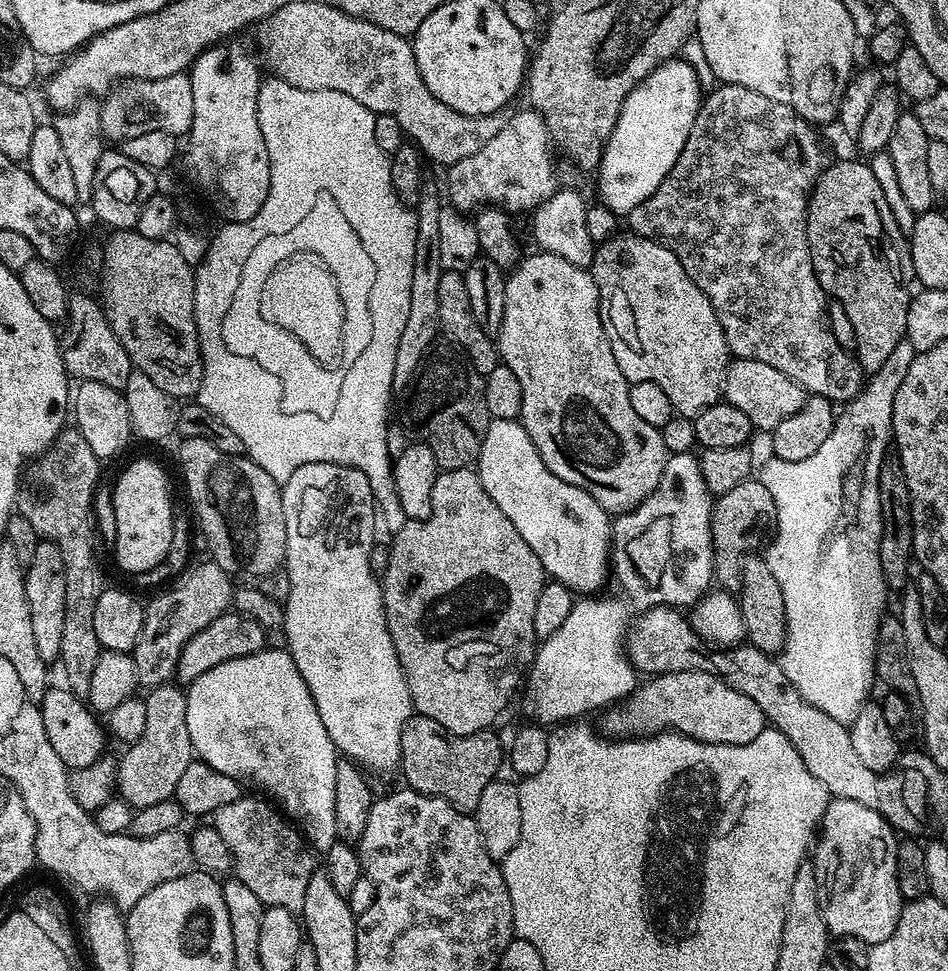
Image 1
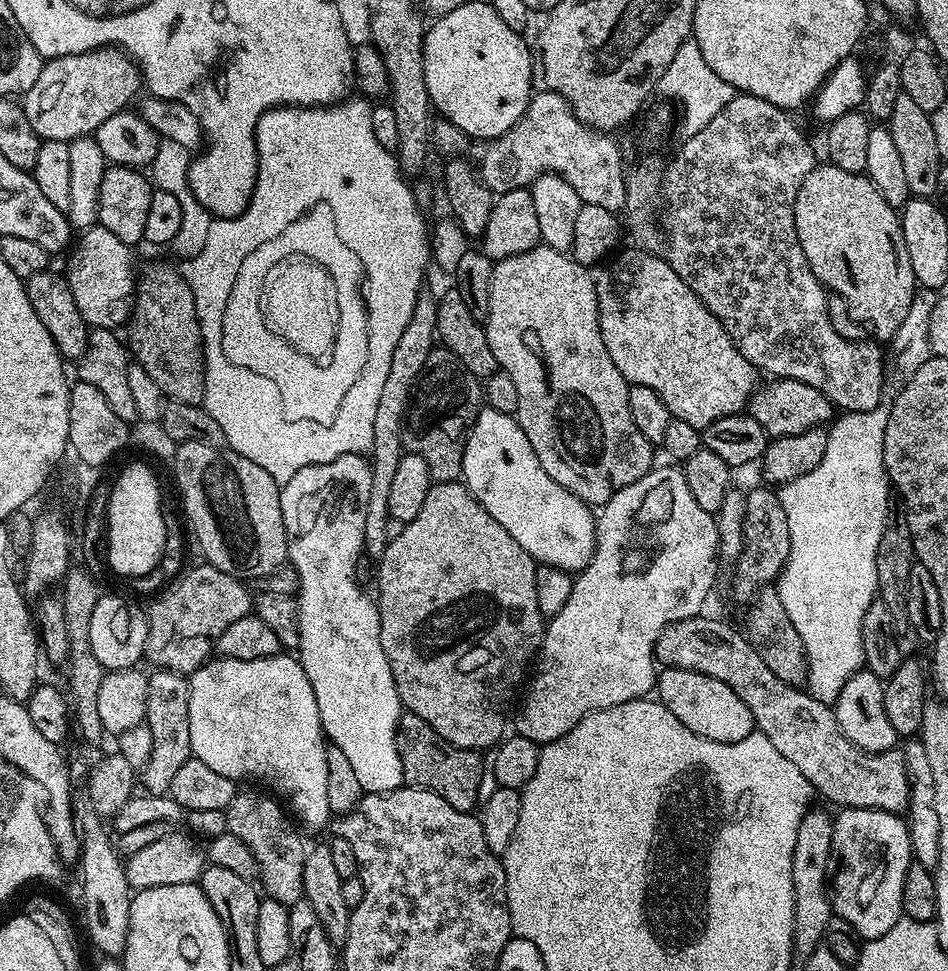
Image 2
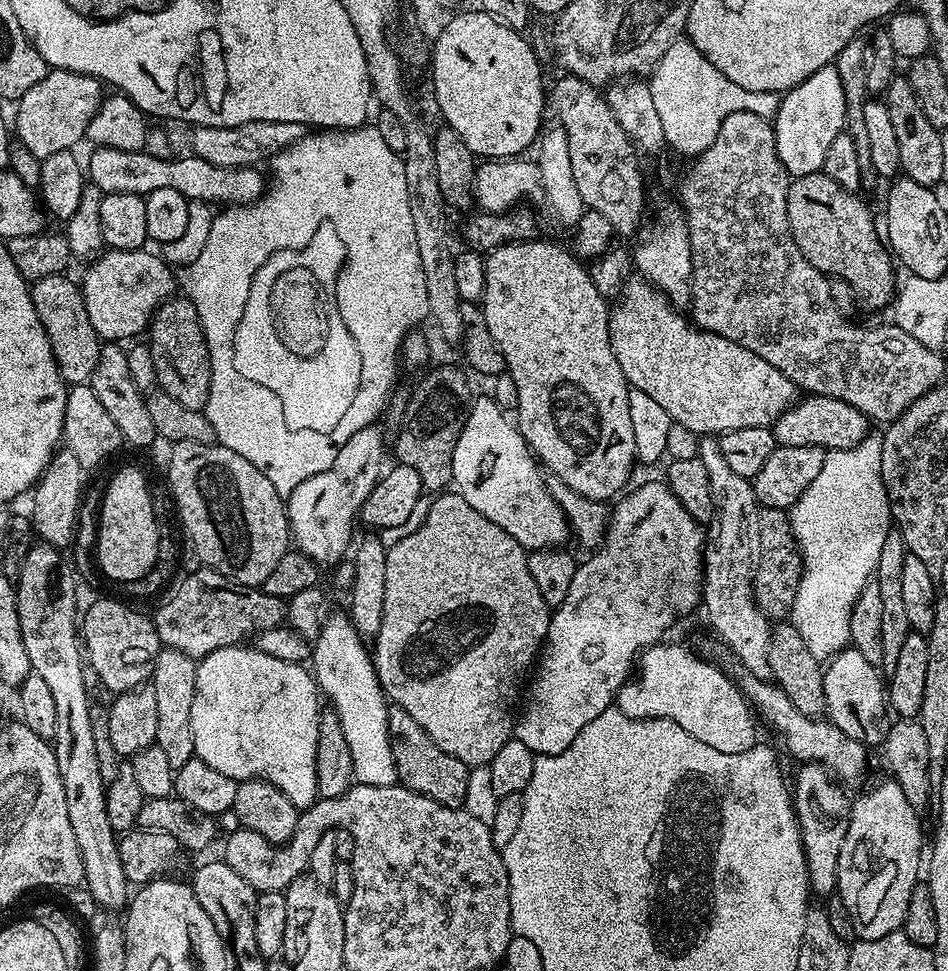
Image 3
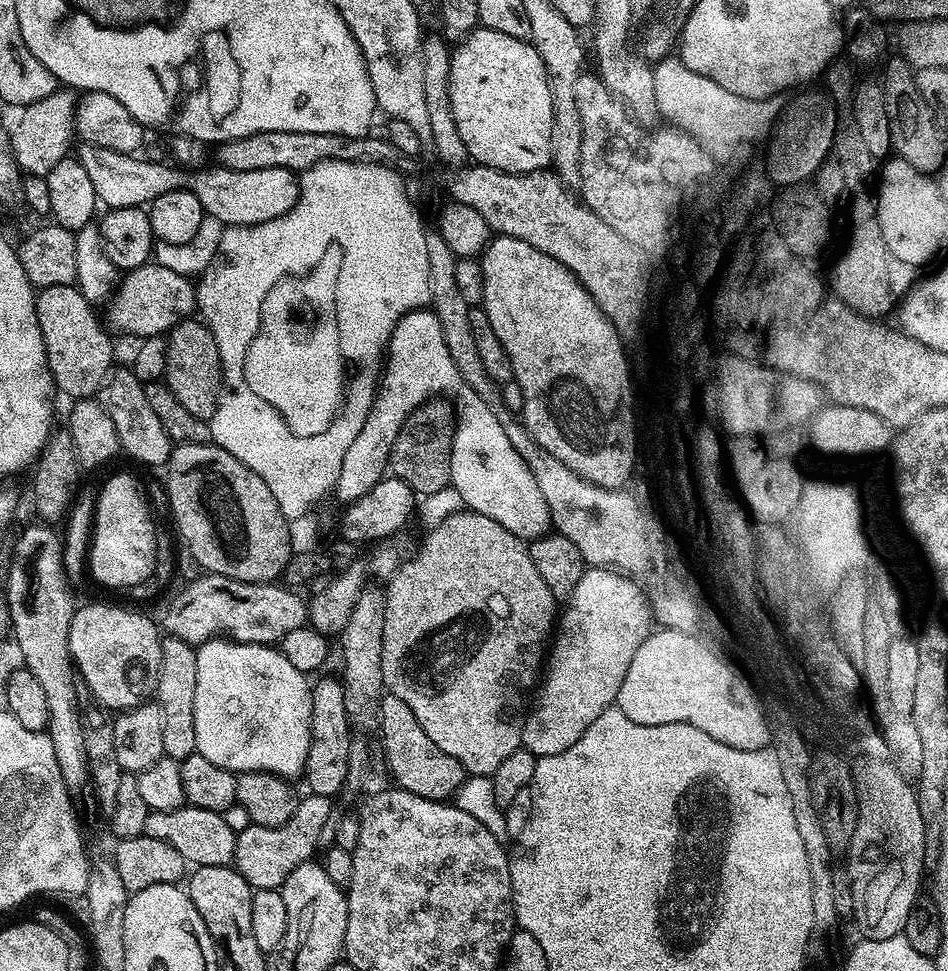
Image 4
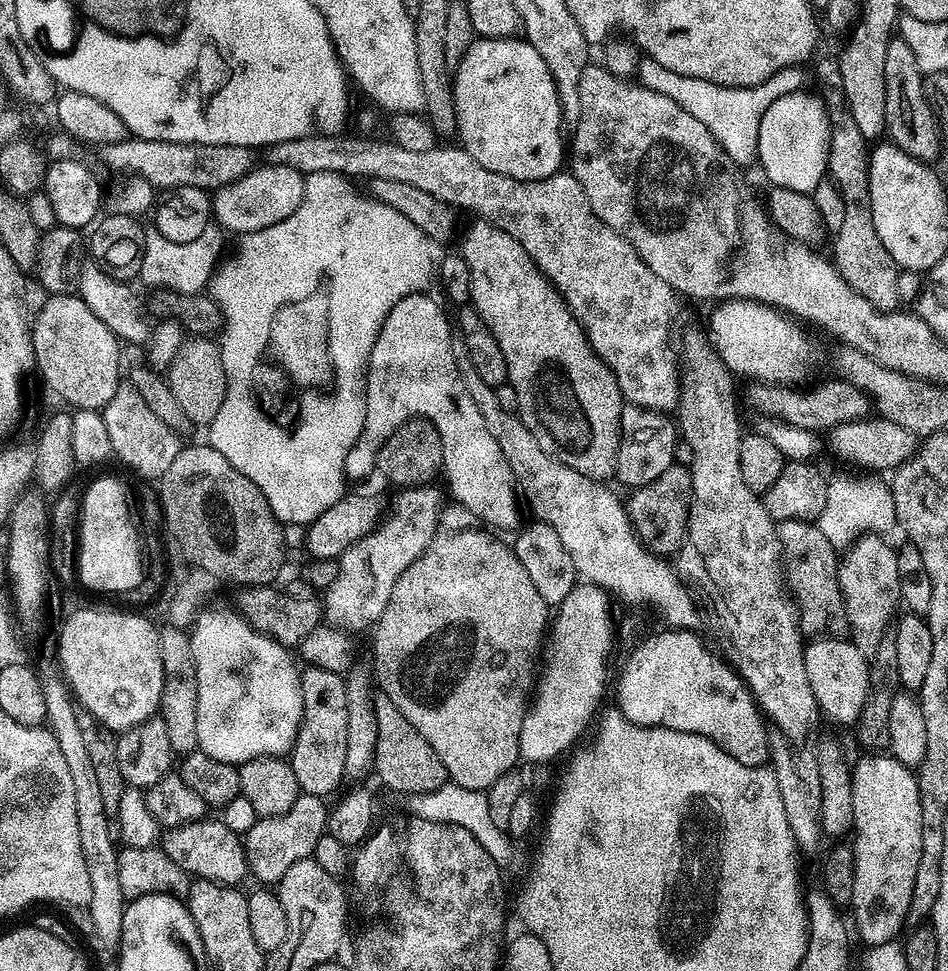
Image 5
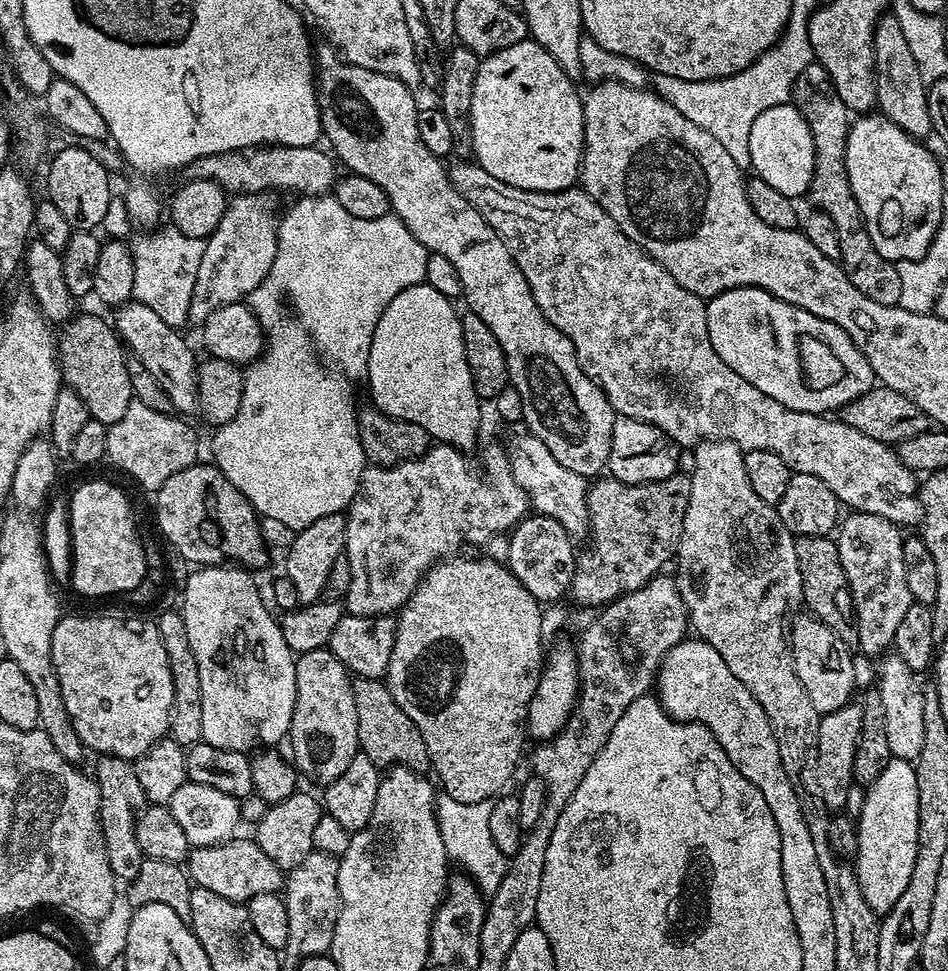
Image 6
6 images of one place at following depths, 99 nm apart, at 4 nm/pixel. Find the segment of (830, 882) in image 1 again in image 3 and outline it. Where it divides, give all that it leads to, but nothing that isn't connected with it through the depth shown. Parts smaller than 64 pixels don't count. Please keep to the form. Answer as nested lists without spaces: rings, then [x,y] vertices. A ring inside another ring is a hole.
[[[888,778],[885,784],[880,784],[877,788],[872,788],[869,792],[864,792],[860,797],[852,800],[852,813],[850,814],[850,830],[846,830],[846,838],[842,838],[842,846],[838,850],[838,878],[836,879],[836,892],[838,898],[846,906],[846,910],[850,910],[850,918],[852,919],[852,930],[856,940],[877,940],[878,938],[886,938],[886,934],[901,931],[904,927],[904,919],[906,918],[906,906],[910,906],[910,894],[918,887],[916,875],[922,872],[922,856],[920,860],[920,851],[925,851],[926,840],[924,844],[924,832],[920,829],[921,813],[914,810],[914,806],[910,806],[910,802],[906,802],[906,794],[902,794],[902,786],[898,786],[896,781]]]

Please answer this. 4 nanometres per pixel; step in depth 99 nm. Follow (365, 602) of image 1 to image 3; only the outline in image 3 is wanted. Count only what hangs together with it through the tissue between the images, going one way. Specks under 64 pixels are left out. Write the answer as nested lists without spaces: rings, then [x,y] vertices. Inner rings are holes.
[[[368,424],[350,442],[338,450],[328,472],[306,478],[287,497],[288,527],[291,539],[299,551],[307,552],[312,561],[321,566],[335,566],[353,543],[352,527],[357,527],[360,507],[366,502],[370,490],[382,475],[380,459],[384,456],[384,436],[376,424]],[[348,614],[342,616],[329,615],[320,633],[310,648],[310,671],[314,683],[322,693],[323,699],[330,703],[331,711],[338,714],[338,722],[342,722],[342,734],[346,734],[346,746],[350,746],[350,758],[354,758],[354,780],[366,786],[390,786],[397,783],[394,754],[390,750],[388,737],[389,701],[384,694],[384,687],[376,677],[376,668],[372,665],[372,652],[364,649],[365,641],[352,624]]]

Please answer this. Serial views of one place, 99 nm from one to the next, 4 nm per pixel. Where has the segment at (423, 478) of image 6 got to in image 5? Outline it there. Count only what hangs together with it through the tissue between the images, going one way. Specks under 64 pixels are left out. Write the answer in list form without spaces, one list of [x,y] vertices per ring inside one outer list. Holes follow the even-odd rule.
[[[436,486],[401,487],[392,500],[392,513],[387,513],[371,532],[339,556],[338,578],[322,592],[322,616],[332,627],[357,634],[363,628],[371,629],[382,618],[402,570],[414,563],[438,535],[440,492],[432,487]]]

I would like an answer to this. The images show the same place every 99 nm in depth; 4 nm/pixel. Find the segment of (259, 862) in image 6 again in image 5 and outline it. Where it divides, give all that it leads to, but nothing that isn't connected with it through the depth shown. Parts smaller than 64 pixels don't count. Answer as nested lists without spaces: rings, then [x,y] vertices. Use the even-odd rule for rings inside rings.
[[[205,818],[193,824],[184,824],[181,828],[171,829],[163,837],[162,847],[164,853],[174,858],[174,862],[178,862],[178,866],[182,866],[182,870],[186,870],[192,878],[240,886],[243,885],[244,875],[247,877],[250,872],[243,839],[236,835],[234,830],[228,829],[220,818]]]

